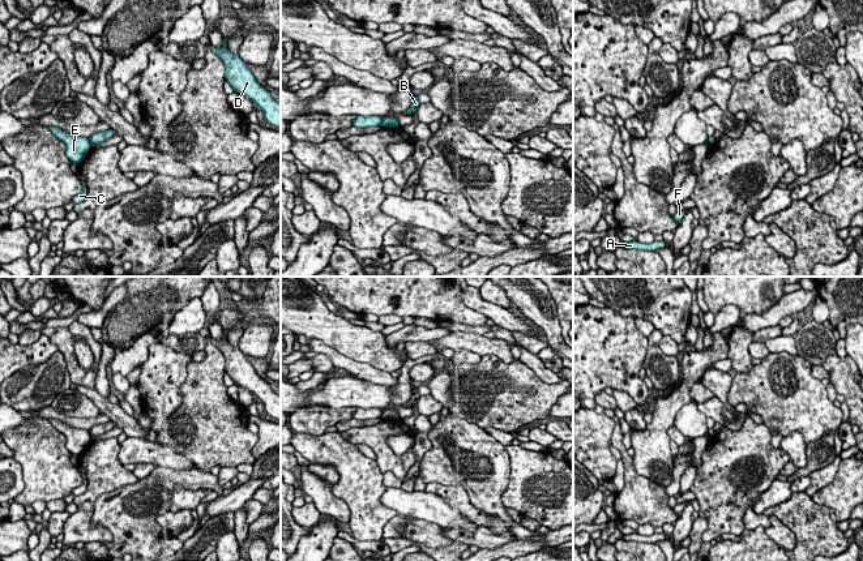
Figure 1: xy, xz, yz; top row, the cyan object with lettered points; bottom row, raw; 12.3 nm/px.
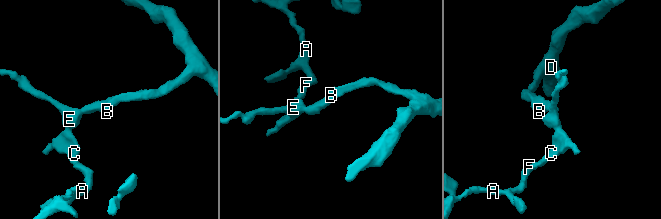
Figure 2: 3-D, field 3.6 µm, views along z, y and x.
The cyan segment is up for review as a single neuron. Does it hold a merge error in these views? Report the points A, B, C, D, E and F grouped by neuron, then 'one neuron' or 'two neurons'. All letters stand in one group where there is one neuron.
A C E F / B D; two neurons

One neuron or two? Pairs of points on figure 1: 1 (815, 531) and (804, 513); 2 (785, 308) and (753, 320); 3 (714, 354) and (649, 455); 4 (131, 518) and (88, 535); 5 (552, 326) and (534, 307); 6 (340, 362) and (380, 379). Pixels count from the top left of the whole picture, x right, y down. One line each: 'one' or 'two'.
1: one
2: one
3: one
4: two
5: one
6: one

